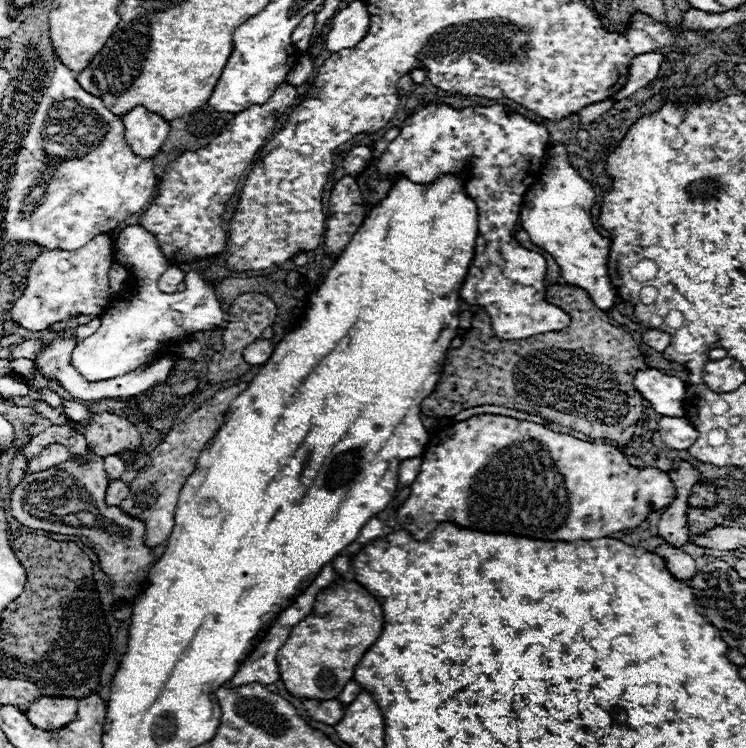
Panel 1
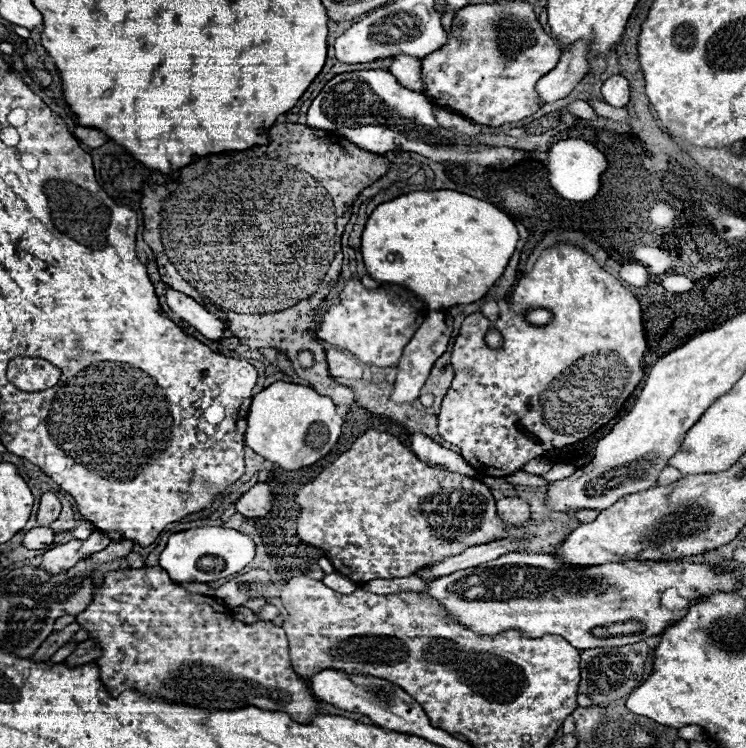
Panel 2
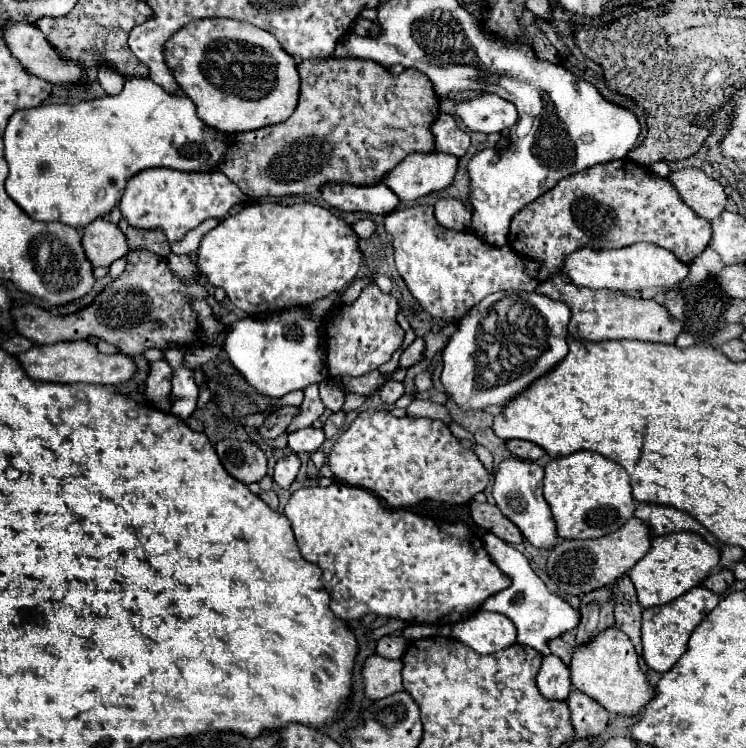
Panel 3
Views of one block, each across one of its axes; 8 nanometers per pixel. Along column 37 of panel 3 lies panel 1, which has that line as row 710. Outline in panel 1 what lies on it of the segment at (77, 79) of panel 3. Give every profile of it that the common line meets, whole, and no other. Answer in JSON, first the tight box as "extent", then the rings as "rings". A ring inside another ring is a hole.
{"extent":[26,698,78,730],"rings":[[[38,698],[28,708],[26,716],[34,726],[42,730],[52,730],[72,722],[76,716],[76,708],[78,700],[74,698]]]}

